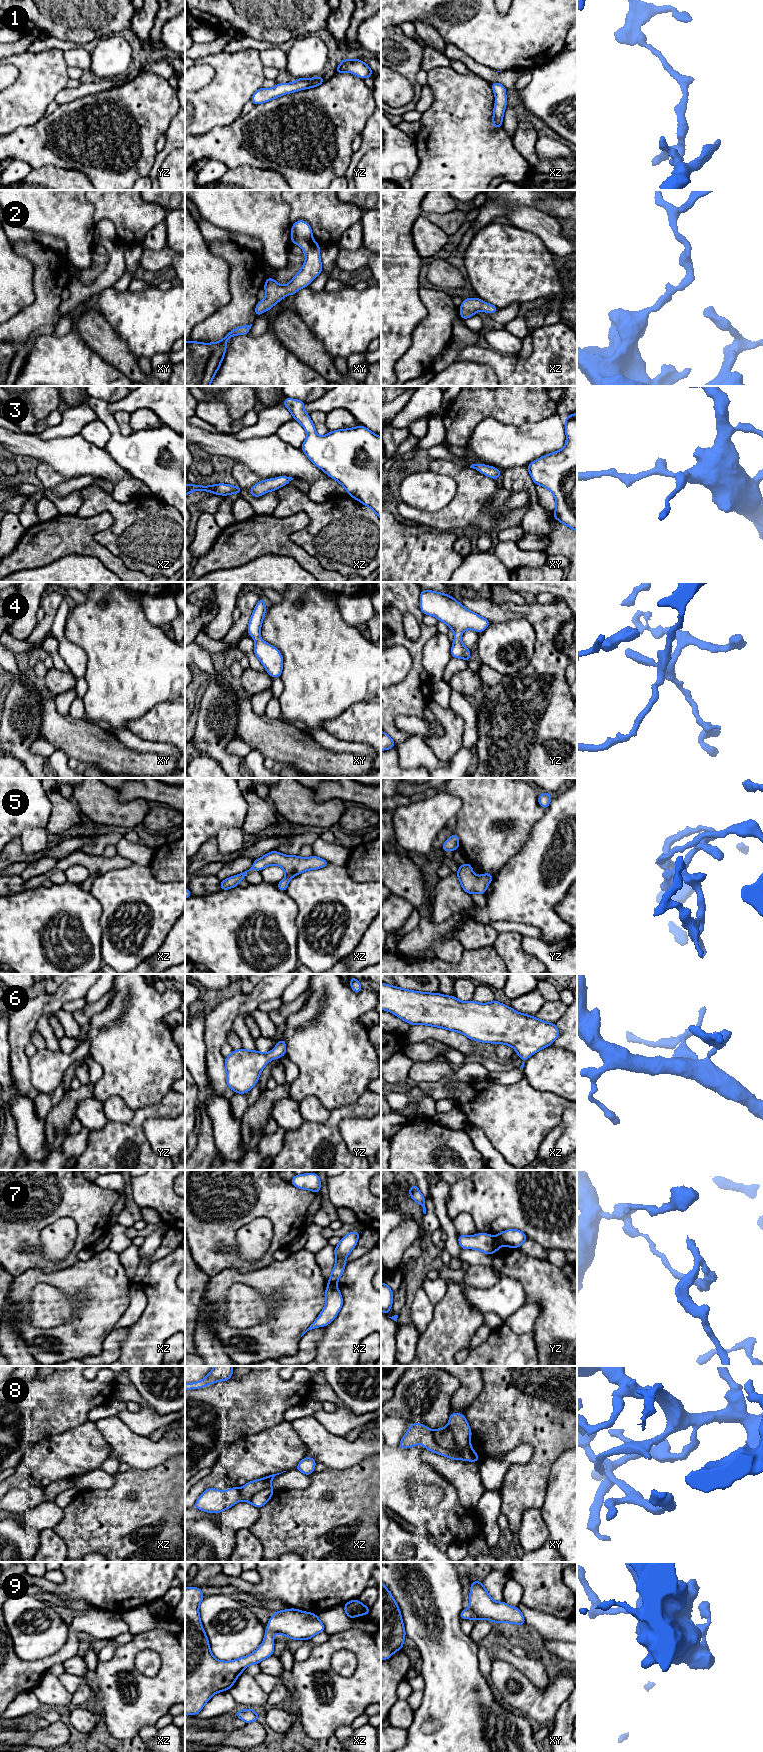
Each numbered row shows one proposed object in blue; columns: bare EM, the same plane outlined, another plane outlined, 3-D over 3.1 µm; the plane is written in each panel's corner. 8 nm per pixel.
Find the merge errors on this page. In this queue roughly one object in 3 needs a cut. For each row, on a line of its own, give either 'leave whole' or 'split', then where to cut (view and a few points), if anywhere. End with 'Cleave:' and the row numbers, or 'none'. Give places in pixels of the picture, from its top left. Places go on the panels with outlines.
1: leave whole; no cut
2: leave whole; no cut
3: leave whole; no cut
4: leave whole; no cut
5: leave whole; no cut
6: leave whole; no cut
7: split; cut in xz along (328, 1281), (335, 1284)
8: split; cut in xy along (432, 1432), (433, 1439), (439, 1445), (456, 1452), (461, 1459)
9: leave whole; no cut
Cleave: 7, 8

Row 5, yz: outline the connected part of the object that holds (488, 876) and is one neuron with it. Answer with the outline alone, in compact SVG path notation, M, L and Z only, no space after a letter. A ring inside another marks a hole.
M465 863L459 865L459 870L456 872L461 887L468 894L478 893L485 895L487 886L493 880L490 872L476 876L473 873L472 865Z

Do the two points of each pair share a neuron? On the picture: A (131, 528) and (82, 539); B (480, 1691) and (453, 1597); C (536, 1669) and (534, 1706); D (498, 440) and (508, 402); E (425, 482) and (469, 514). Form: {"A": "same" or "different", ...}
{"A": "different", "B": "same", "C": "different", "D": "different", "E": "different"}

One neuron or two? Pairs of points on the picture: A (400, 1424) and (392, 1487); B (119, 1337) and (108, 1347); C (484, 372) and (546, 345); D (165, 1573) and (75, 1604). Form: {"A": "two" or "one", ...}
{"A": "two", "B": "one", "C": "two", "D": "two"}

